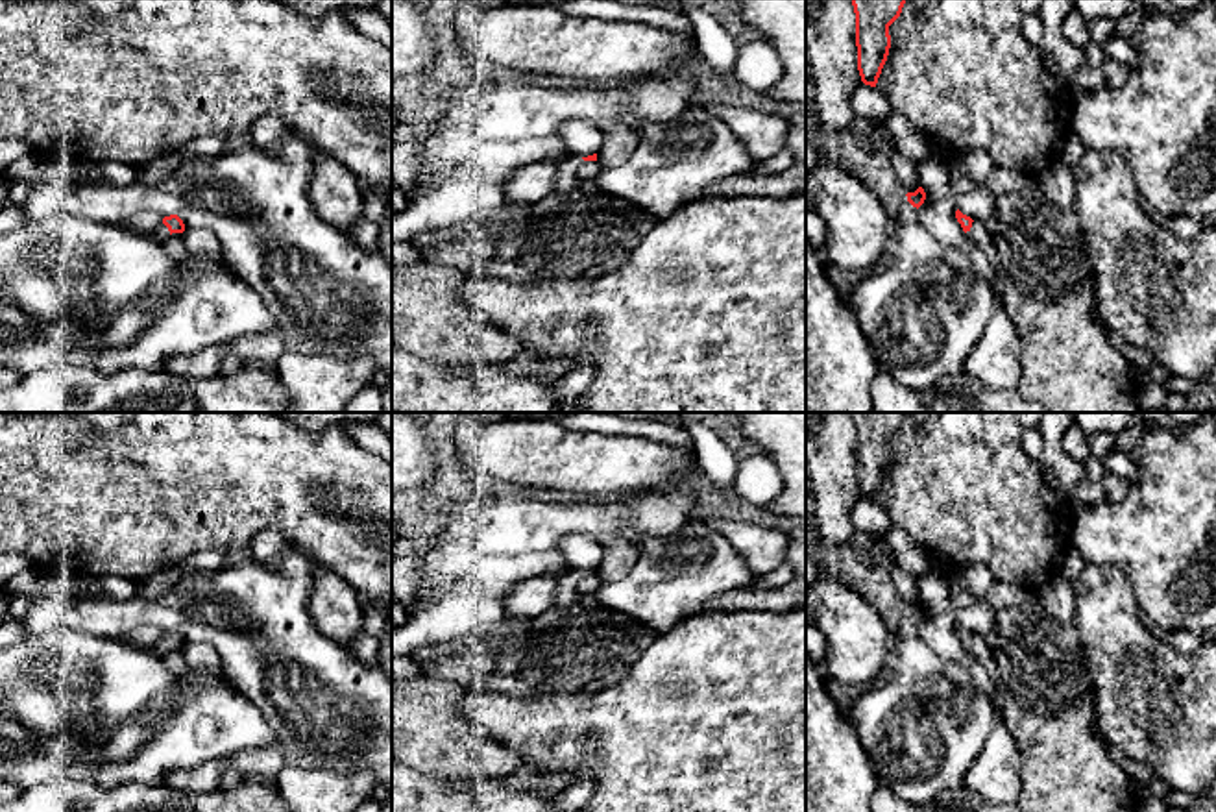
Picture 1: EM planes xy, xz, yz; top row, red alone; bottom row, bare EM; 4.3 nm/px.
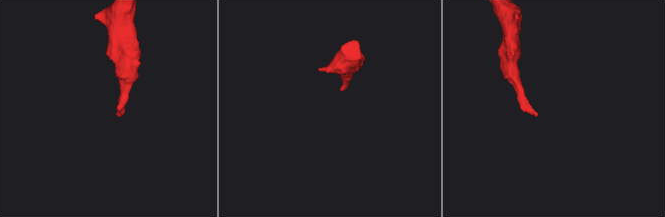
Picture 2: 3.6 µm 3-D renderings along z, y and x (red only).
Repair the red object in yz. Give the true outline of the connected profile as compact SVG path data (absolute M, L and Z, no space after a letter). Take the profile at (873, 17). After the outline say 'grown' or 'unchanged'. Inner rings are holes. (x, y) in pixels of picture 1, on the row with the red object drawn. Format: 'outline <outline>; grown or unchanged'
outline M852 0L856 13L857 70L865 85L876 87L891 48L889 26L906 0Z; unchanged

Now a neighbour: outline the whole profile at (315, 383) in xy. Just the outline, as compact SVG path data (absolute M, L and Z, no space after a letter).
M288 353L274 364L288 398L288 412L344 412L377 374L371 355L336 359Z

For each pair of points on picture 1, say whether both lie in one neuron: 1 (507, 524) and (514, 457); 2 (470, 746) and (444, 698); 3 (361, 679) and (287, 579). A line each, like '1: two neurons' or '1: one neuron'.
1: two neurons
2: one neuron
3: one neuron

